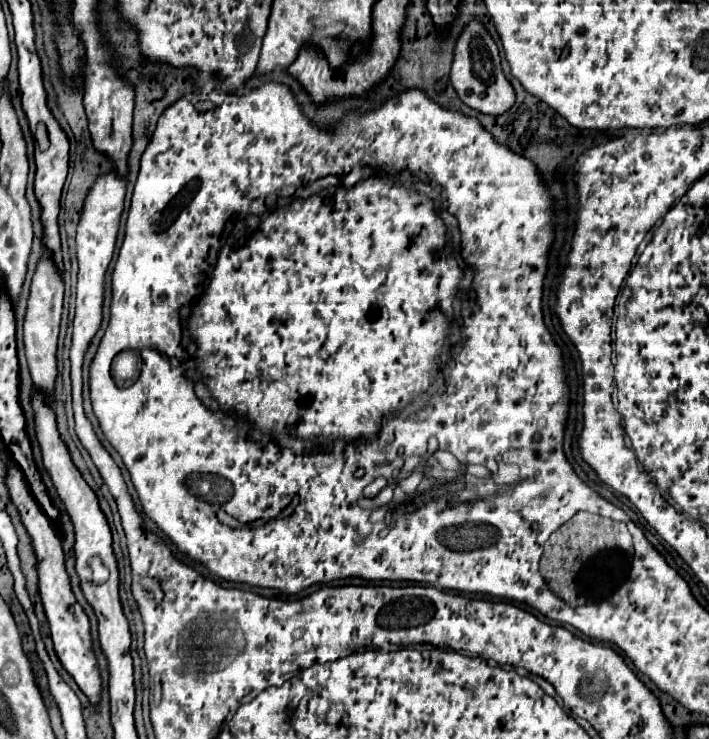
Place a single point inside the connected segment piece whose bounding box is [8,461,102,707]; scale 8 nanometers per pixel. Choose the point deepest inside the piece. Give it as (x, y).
(70, 629)

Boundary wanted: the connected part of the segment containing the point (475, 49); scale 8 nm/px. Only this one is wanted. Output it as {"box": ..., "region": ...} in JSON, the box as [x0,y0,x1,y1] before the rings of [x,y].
{"box":[450,19,514,115],"region":[[[474,19],[460,35],[458,43],[456,43],[456,53],[454,53],[454,63],[452,63],[452,73],[450,73],[452,85],[458,93],[458,97],[464,101],[464,105],[468,105],[470,109],[476,109],[480,113],[486,115],[502,115],[506,113],[514,101],[514,89],[510,85],[510,81],[504,77],[502,67],[500,67],[500,55],[498,55],[498,47],[492,41],[490,33],[484,29],[484,25]]]}

